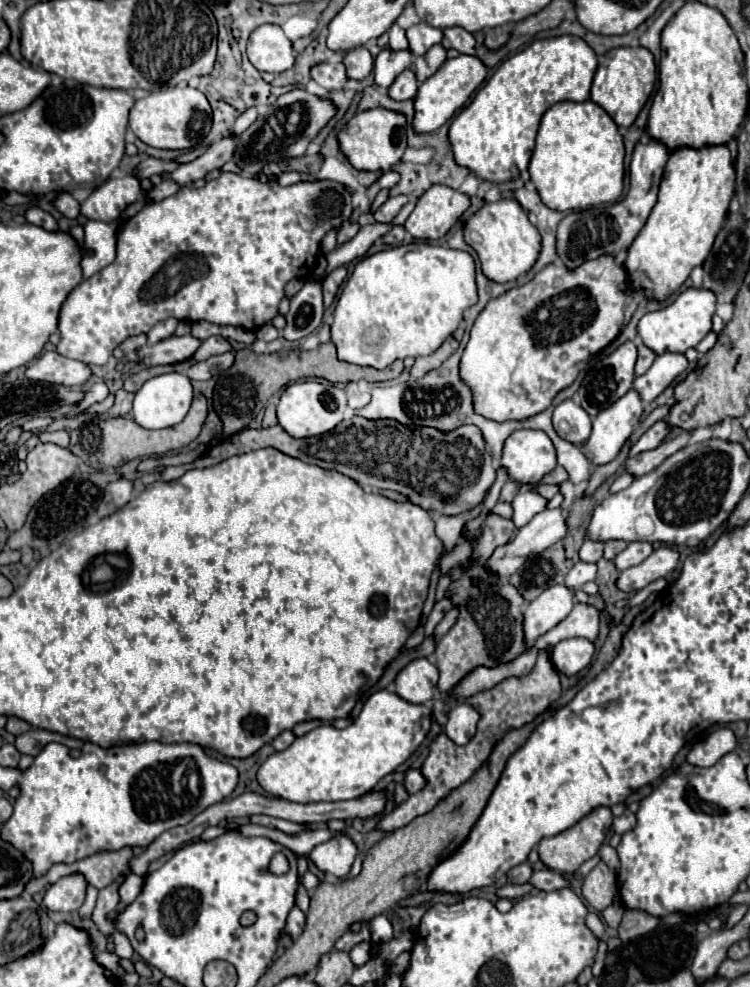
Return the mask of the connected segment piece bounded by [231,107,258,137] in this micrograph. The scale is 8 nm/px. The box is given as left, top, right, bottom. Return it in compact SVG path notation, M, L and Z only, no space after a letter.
M256 107L247 109L242 115L240 115L238 120L236 120L231 133L234 134L235 137L239 136L256 121L257 117L258 113Z

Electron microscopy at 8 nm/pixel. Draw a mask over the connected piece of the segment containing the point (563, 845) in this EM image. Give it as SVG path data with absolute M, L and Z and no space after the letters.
M596 808L596 810L592 810L586 818L582 818L572 828L564 830L564 832L560 832L556 836L540 840L540 844L538 844L540 862L548 870L554 870L558 874L574 874L580 868L580 864L584 864L586 860L590 860L592 856L596 856L598 848L602 846L602 842L606 840L608 832L610 832L610 826L612 826L610 808Z

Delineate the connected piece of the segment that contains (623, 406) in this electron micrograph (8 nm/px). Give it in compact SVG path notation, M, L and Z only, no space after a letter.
M632 388L614 406L600 410L592 422L592 434L584 452L592 452L592 464L606 464L616 458L624 442L630 438L634 426L640 422L644 408L640 394Z

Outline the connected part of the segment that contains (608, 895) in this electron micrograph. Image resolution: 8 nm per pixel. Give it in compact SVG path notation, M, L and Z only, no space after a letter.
M600 862L586 878L584 878L584 886L582 886L582 896L586 898L586 902L596 910L602 912L604 908L608 908L610 904L614 904L614 896L616 896L616 876L608 870L608 866L604 862Z

